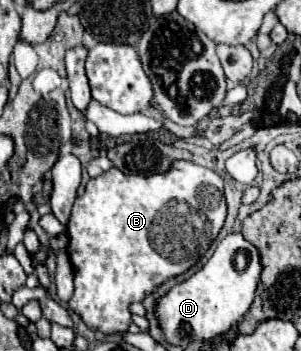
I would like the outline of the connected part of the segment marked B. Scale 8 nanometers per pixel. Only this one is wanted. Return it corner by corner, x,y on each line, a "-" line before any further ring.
177,160
167,172
153,176
129,176
119,168
111,168
105,174
91,178
85,192
77,196
67,222
67,254
75,276
75,290
69,298
69,308
79,314
91,330
99,330
103,334
127,332
131,324
129,304
141,302
169,278
193,268
209,250
209,244
217,238
225,216
227,204
223,196
223,178
193,162

